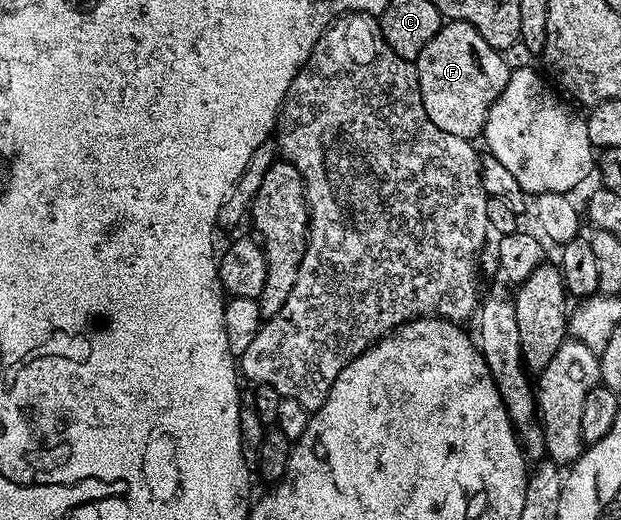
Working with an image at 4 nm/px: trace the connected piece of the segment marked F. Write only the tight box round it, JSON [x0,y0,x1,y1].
[416,21,511,140]

